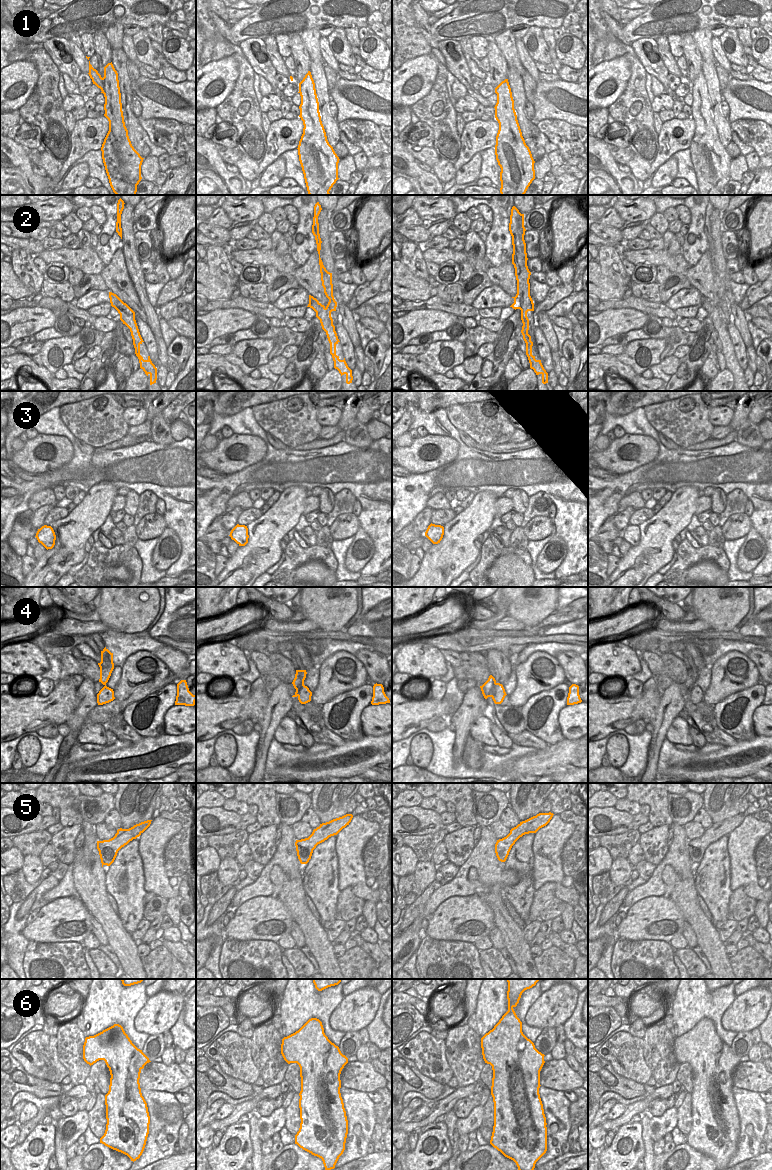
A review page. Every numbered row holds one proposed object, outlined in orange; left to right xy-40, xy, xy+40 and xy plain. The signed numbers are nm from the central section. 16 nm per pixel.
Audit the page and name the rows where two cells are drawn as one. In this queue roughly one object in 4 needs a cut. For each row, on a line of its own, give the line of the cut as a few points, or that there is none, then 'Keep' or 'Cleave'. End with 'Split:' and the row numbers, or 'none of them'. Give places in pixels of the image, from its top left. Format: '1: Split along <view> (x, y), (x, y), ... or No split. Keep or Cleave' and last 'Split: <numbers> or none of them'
1: Split along xy-40 (102, 78), (109, 95), (110, 110), (122, 118). Cleave
2: Split along xy+40 (515, 296), (519, 300), (520, 309). Cleave
3: No split. Keep
4: No split. Keep
5: No split. Keep
6: No split. Keep
Split: 1, 2

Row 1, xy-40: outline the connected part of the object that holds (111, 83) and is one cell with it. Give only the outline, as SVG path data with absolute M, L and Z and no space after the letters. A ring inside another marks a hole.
M112 62L108 63L104 67L104 90L107 90L110 97L110 104L108 106L104 105L105 114L104 116L109 121L109 130L111 134L114 136L113 145L115 148L119 148L119 143L123 139L123 136L120 134L123 131L127 131L125 126L124 117L117 118L117 114L113 114L110 109L112 108L112 104L114 103L113 100L119 98L120 87L119 87L119 80L118 80L118 73L115 70Z

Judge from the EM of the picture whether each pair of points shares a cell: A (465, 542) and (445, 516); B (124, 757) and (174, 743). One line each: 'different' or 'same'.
A: different
B: same

